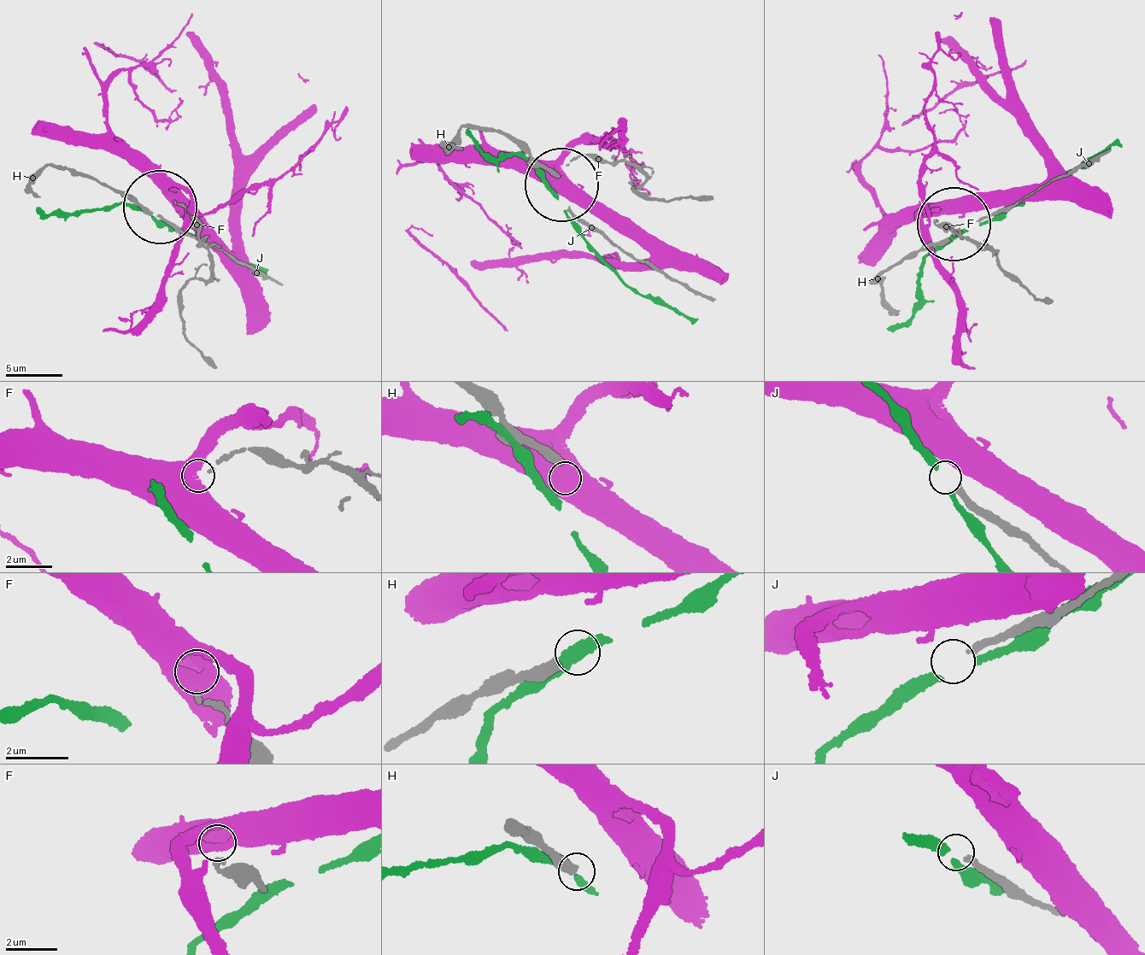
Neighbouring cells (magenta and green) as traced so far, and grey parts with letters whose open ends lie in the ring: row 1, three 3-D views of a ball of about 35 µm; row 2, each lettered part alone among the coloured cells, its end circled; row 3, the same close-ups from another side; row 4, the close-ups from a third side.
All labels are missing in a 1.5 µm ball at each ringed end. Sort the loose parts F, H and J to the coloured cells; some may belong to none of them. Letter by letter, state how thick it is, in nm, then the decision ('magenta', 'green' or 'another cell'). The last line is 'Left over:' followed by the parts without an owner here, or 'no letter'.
F: 100 nm thick; magenta
H: 380 nm thick; another cell
J: 240 nm thick; another cell
Left over: H, J

